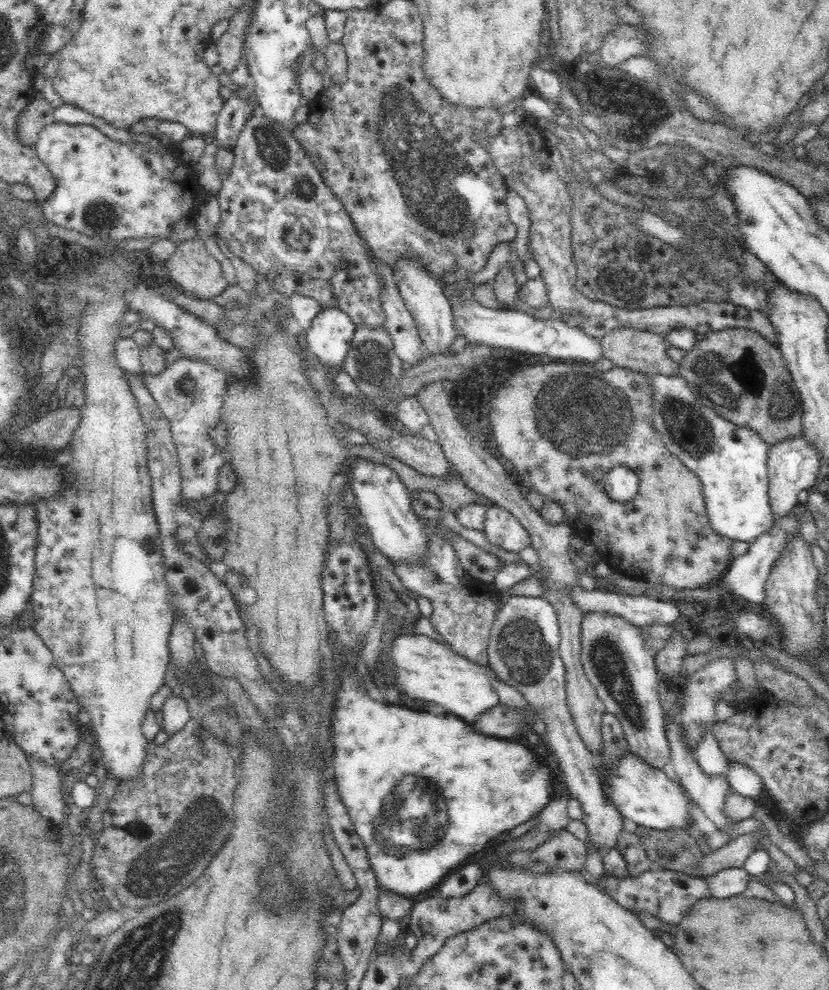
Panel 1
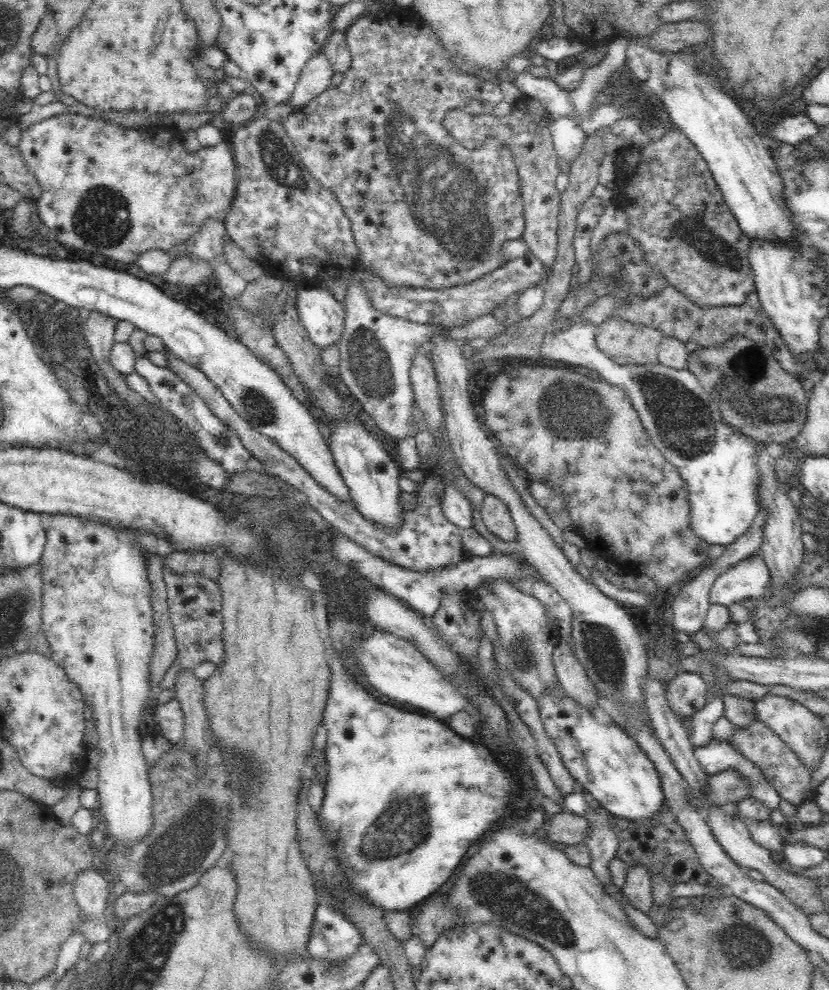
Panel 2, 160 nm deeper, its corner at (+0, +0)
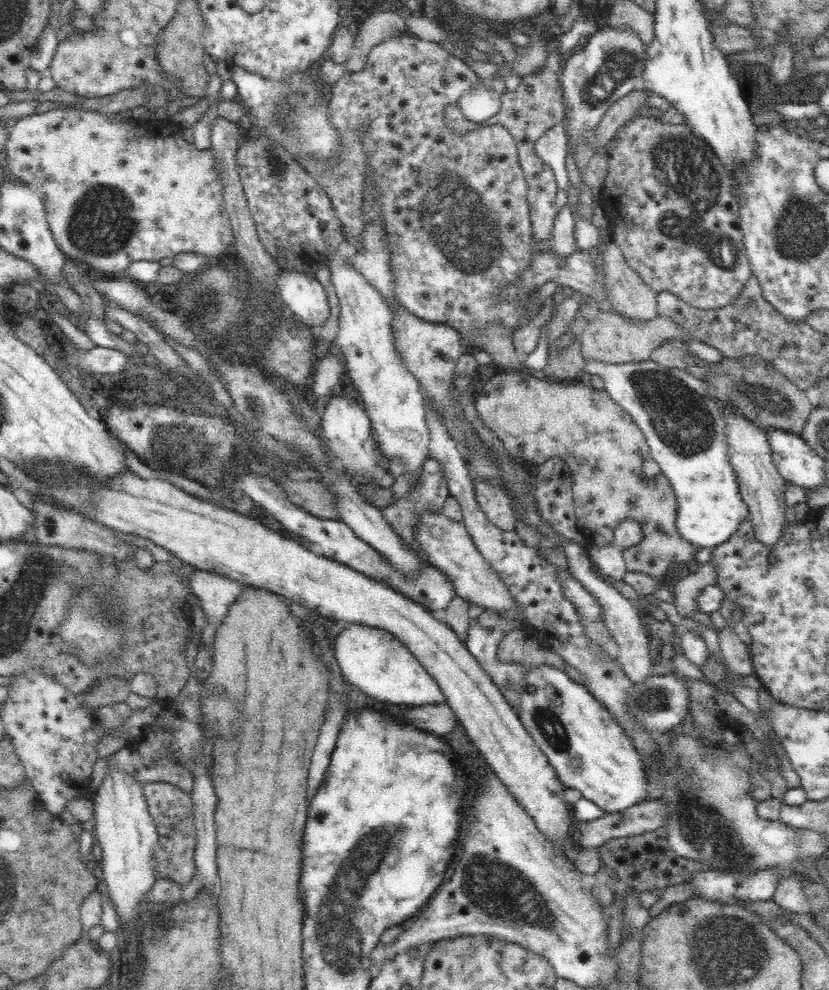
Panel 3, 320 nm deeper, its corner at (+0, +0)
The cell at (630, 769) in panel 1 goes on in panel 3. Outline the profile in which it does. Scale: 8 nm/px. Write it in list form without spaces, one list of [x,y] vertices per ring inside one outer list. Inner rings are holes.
[[[540,664],[538,668],[524,665],[524,669],[528,669],[528,672],[525,672],[525,691],[521,692],[518,701],[519,719],[528,735],[532,736],[547,756],[563,784],[567,788],[580,790],[584,798],[597,804],[606,813],[623,811],[646,800],[648,784],[645,764],[637,748],[626,737],[618,719],[590,693],[585,684],[575,683],[560,668]]]

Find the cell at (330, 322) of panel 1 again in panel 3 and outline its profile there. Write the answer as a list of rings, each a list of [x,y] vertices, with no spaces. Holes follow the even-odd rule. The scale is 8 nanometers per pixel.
[[[281,270],[276,284],[283,304],[290,308],[293,316],[318,332],[330,316],[330,306],[324,287],[316,277],[302,270]]]

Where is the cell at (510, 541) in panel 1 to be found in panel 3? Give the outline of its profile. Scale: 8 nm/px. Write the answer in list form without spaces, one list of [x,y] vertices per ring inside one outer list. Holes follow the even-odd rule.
[[[486,479],[475,481],[475,495],[486,518],[504,532],[512,531],[516,523],[508,493]]]

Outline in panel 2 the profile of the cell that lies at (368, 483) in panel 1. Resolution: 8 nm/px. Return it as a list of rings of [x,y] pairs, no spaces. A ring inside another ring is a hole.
[[[365,419],[355,421],[332,421],[331,436],[327,436],[329,448],[333,454],[336,466],[344,479],[344,484],[350,489],[350,497],[358,512],[366,520],[370,520],[388,528],[398,528],[402,522],[401,512],[401,490],[398,481],[405,475],[404,471],[395,459],[395,456],[384,450],[380,440],[370,434],[371,426],[365,425]]]

